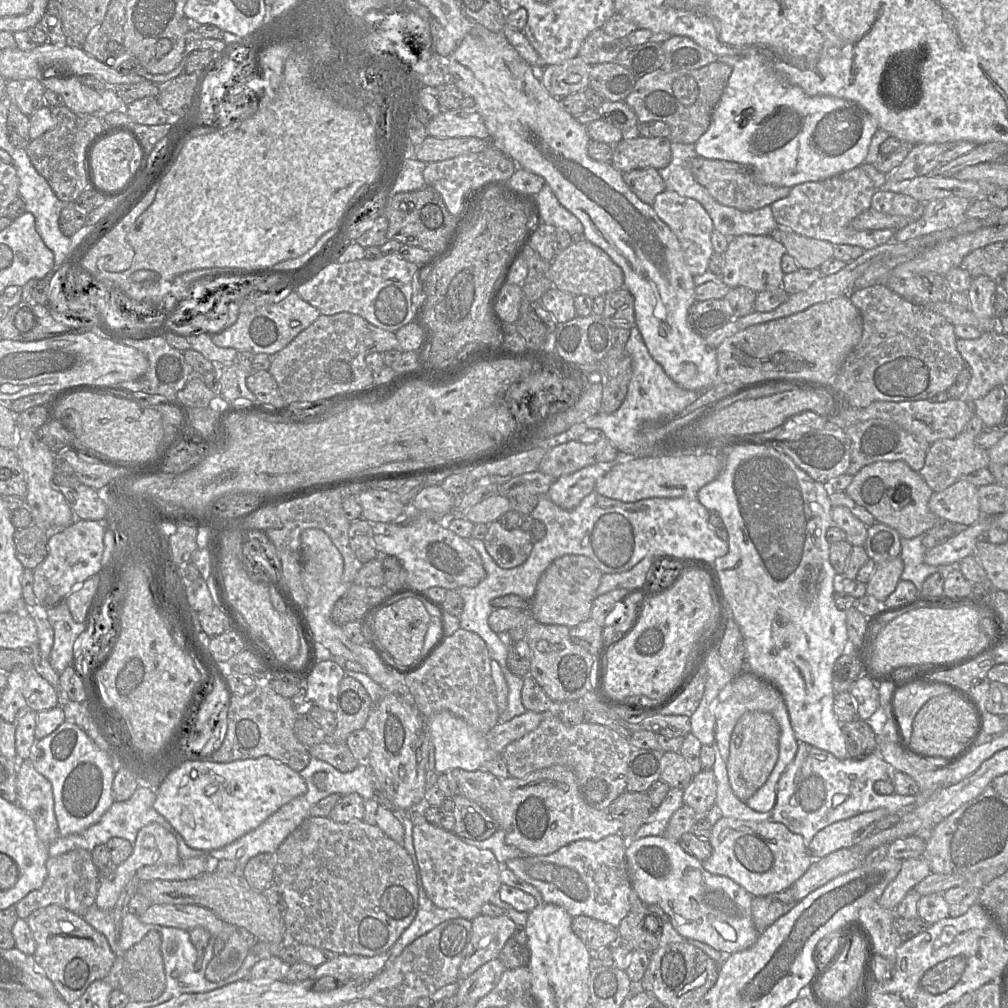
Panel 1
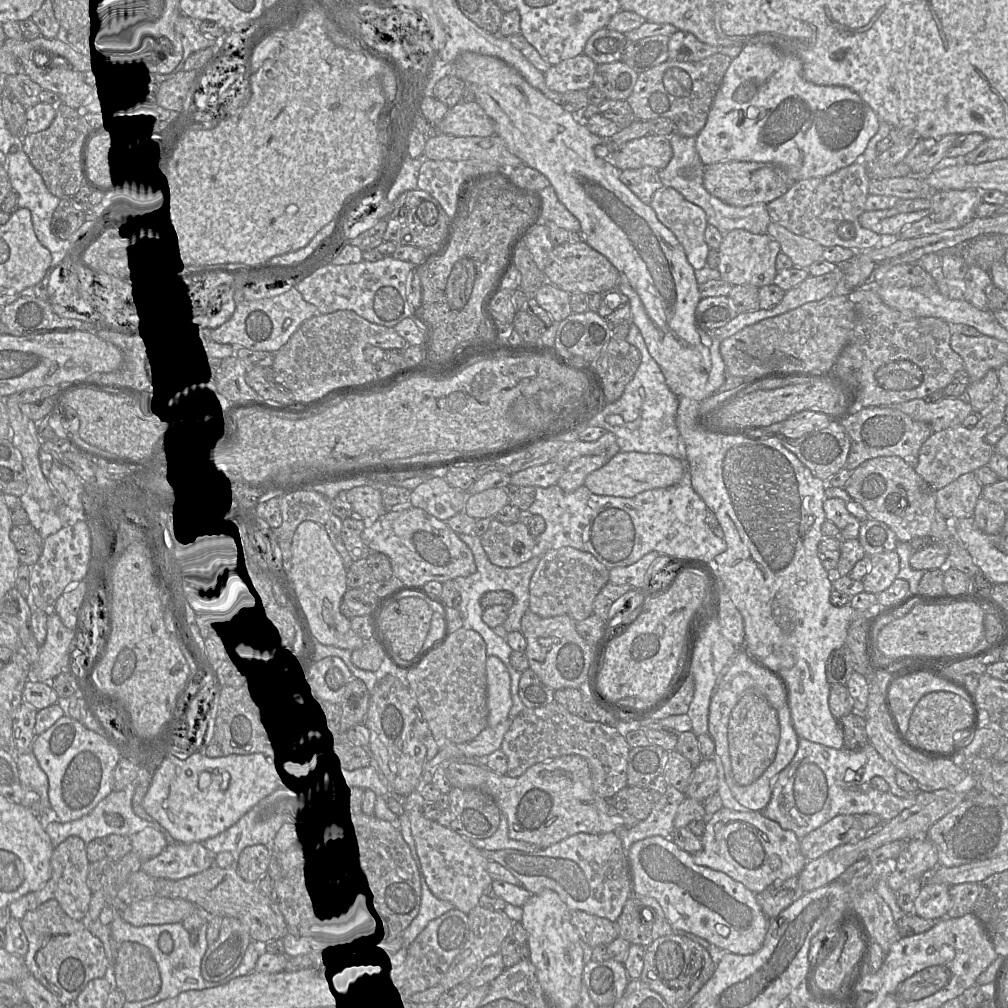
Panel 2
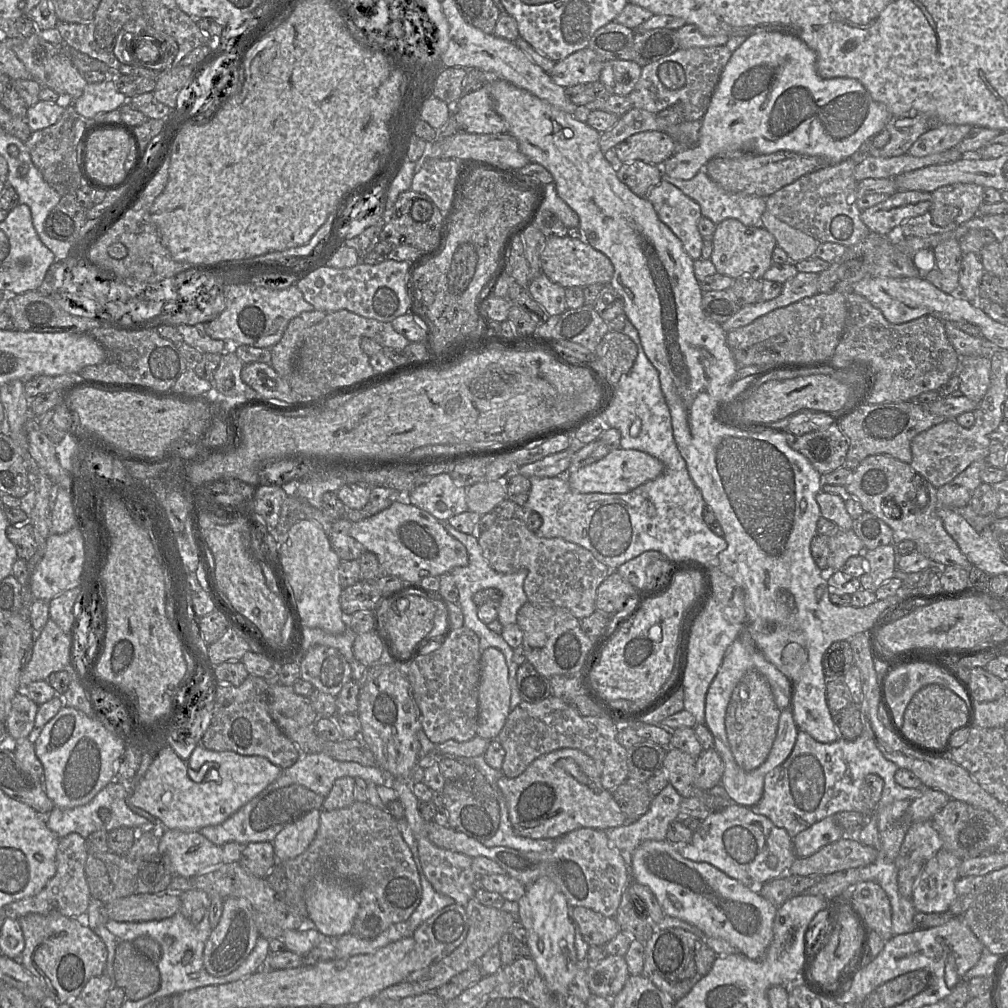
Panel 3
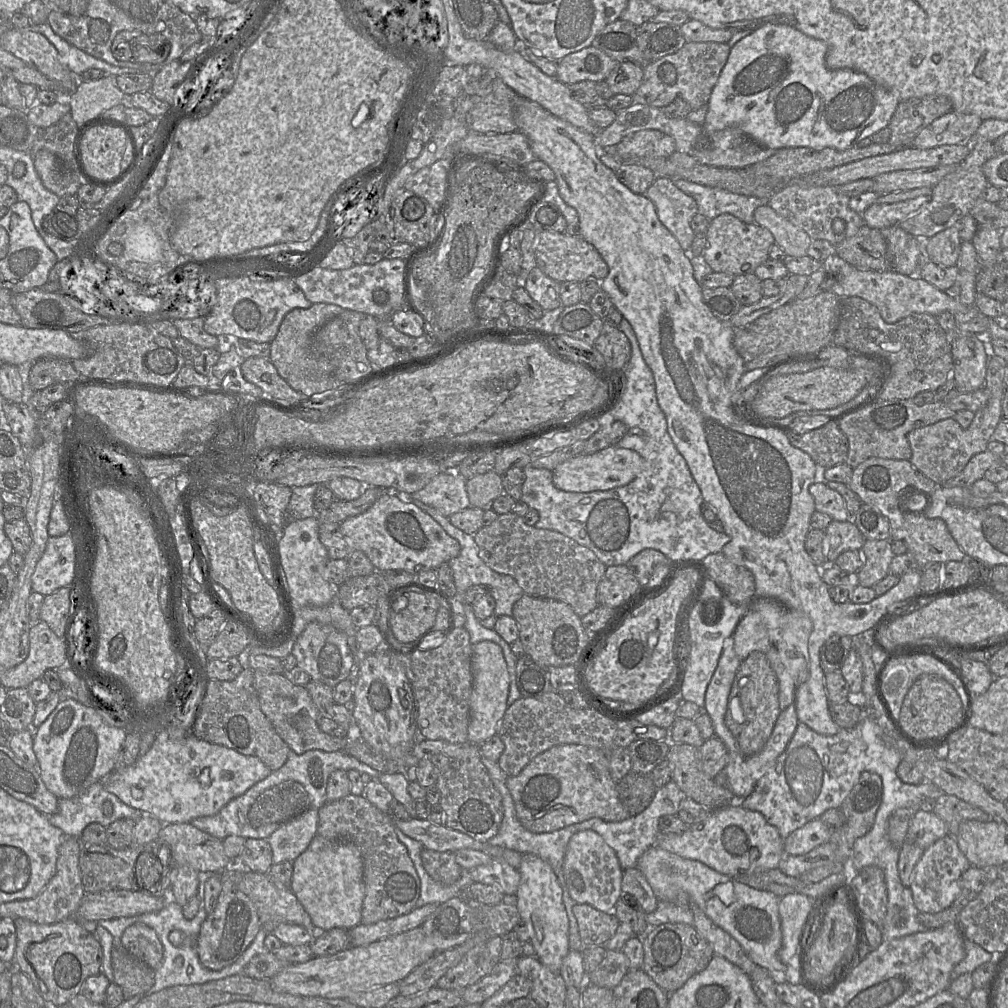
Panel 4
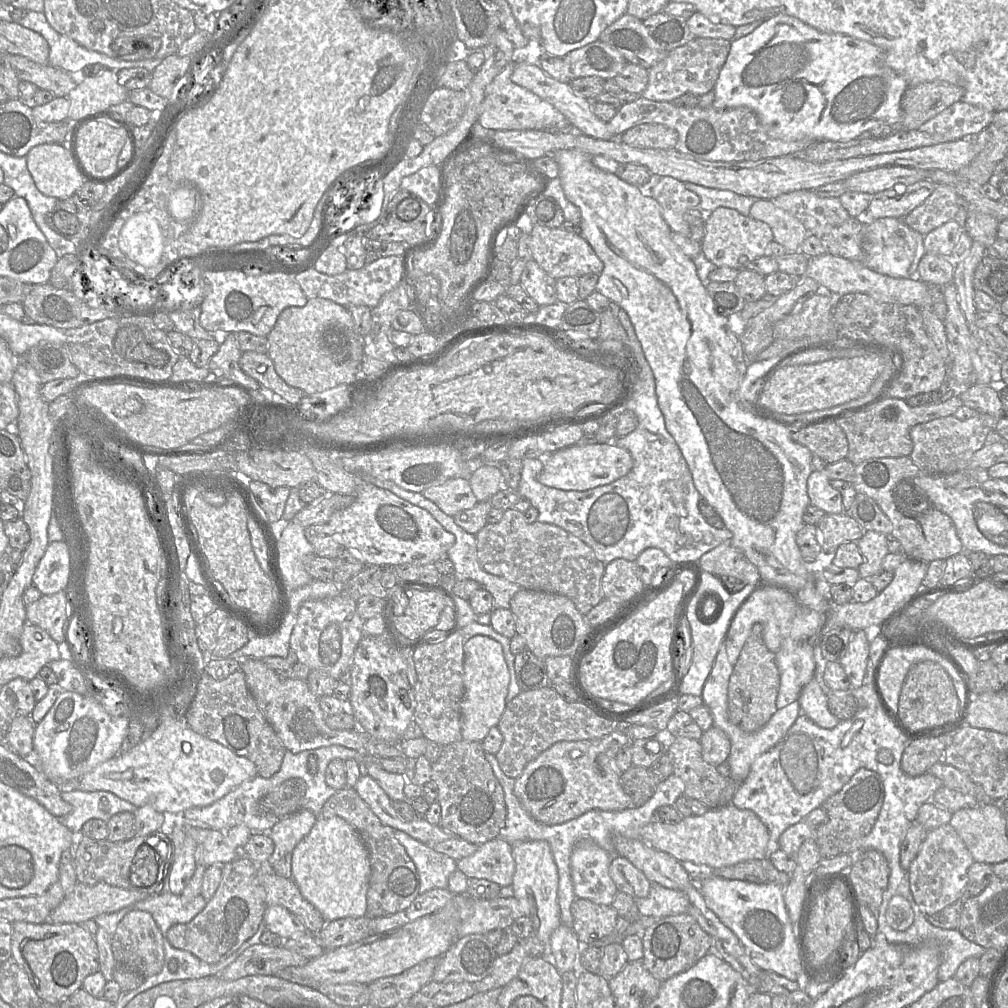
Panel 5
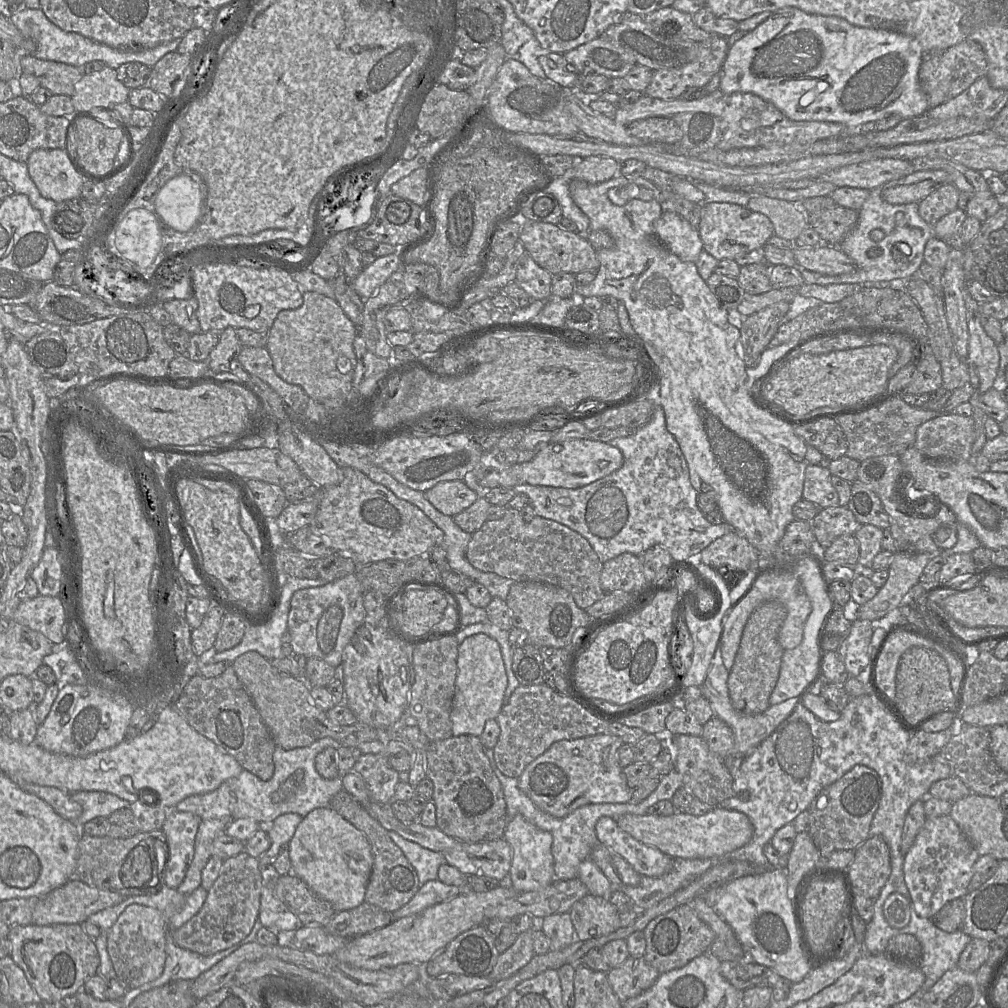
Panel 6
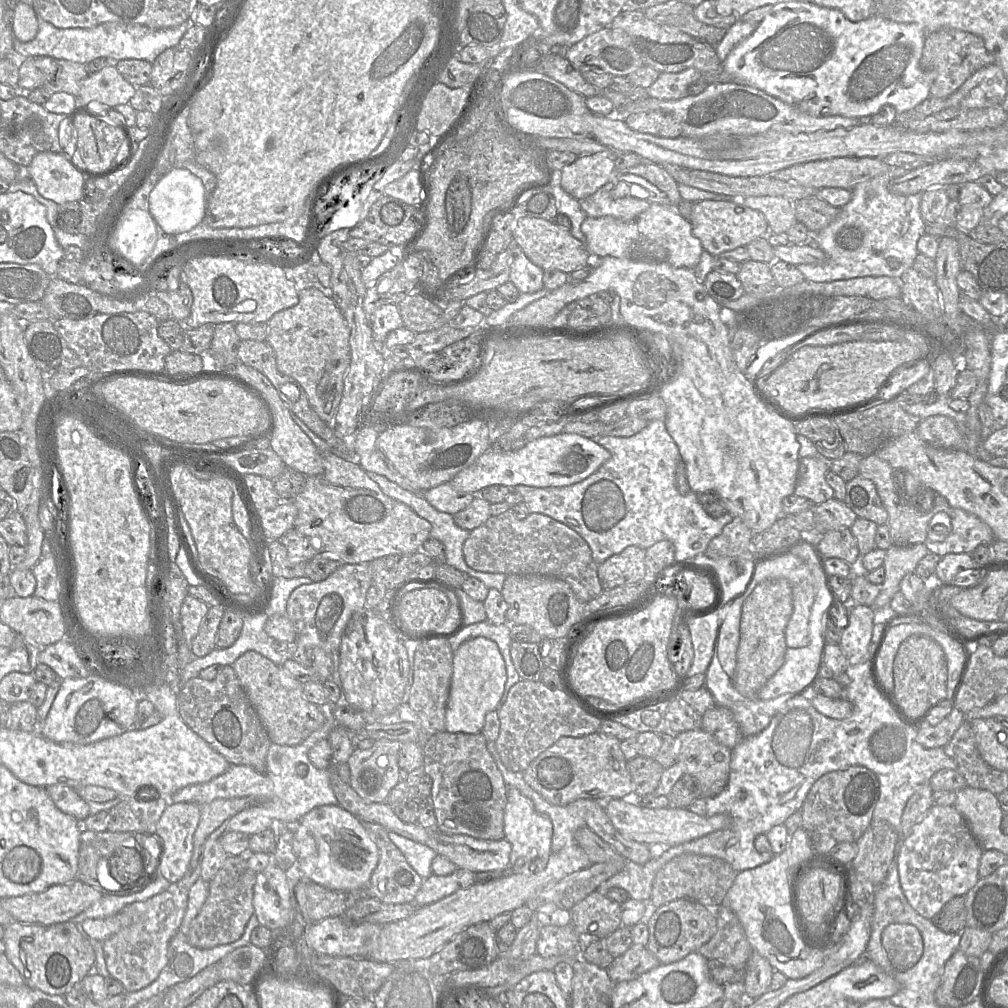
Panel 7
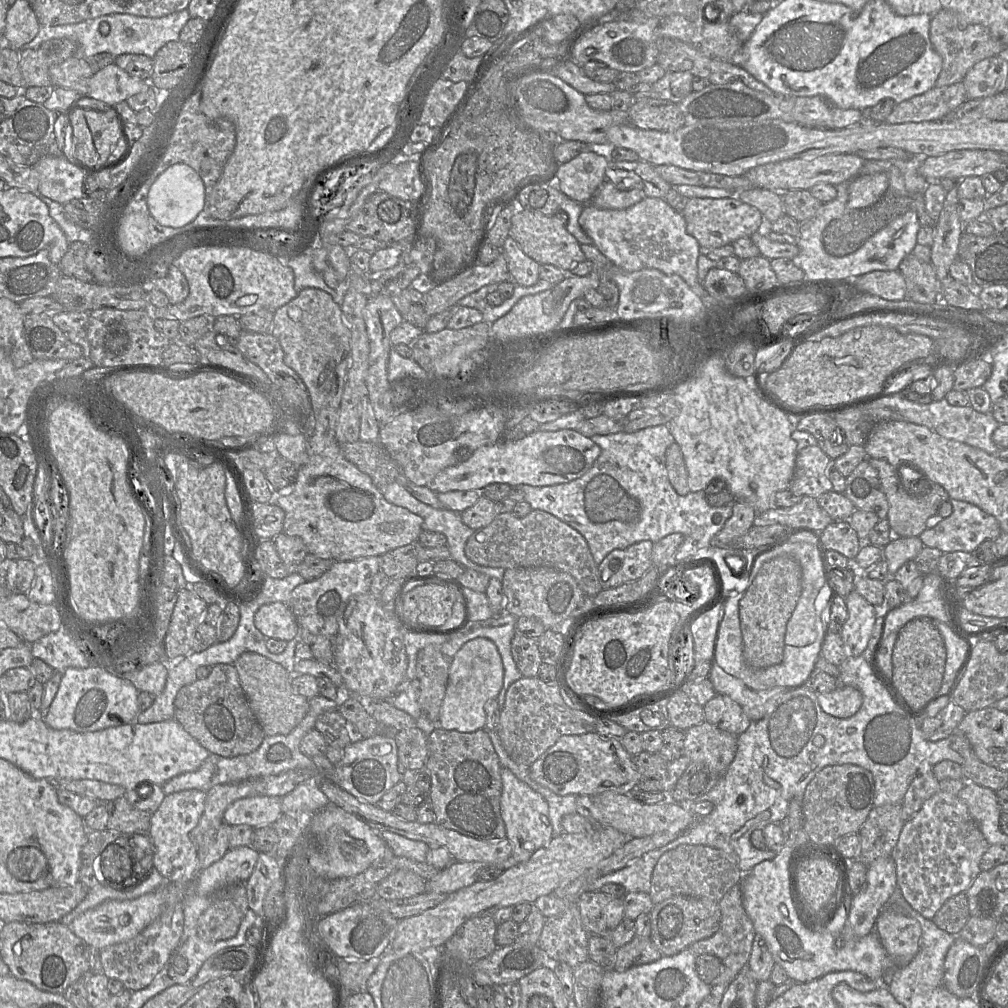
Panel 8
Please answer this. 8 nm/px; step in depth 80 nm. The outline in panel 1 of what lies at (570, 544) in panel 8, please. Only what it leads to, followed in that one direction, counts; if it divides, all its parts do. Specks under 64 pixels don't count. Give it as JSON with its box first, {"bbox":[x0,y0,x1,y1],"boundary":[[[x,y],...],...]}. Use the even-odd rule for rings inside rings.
{"bbox":[483,520,602,627],"boundary":[[[498,520],[488,524],[483,542],[495,563],[503,569],[523,564],[530,556],[534,545],[530,532],[520,528],[505,529]],[[567,554],[555,559],[539,578],[533,599],[528,600],[530,615],[542,624],[567,627],[588,620],[602,575],[602,571],[587,556]]]}

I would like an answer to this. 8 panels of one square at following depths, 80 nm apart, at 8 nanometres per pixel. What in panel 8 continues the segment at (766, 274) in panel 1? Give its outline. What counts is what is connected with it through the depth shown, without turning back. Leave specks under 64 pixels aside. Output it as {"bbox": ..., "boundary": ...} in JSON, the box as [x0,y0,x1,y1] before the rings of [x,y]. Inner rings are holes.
{"bbox":[682,198,765,249],"boundary":[[[688,198],[682,212],[687,233],[698,240],[702,249],[719,248],[740,238],[750,238],[765,229],[765,219],[755,207],[734,198]]]}

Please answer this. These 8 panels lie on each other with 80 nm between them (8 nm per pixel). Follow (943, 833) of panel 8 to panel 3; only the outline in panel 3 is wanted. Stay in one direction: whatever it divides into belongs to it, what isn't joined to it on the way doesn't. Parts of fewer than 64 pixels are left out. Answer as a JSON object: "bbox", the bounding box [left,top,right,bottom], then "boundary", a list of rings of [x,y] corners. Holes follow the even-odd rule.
{"bbox":[912,848,961,913],"boundary":[[[941,848],[924,864],[912,895],[916,911],[939,913],[949,910],[956,899],[955,883],[961,862],[956,855]]]}

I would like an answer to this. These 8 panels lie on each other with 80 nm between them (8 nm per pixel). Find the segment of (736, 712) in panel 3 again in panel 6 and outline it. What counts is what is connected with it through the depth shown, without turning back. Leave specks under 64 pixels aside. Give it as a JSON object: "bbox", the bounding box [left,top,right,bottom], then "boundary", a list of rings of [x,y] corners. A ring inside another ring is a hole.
{"bbox":[728,600,787,714],"boundary":[[[768,600],[757,606],[745,624],[735,663],[728,678],[729,696],[733,708],[743,714],[764,712],[776,686],[784,649],[779,643],[779,632],[786,619],[787,609],[778,600]]]}

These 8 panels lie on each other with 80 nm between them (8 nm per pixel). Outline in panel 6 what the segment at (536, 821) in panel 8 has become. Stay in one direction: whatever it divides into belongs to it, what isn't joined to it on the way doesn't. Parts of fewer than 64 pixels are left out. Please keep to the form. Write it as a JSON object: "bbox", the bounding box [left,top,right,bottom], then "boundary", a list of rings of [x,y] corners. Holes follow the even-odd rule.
{"bbox":[503,814,557,893],"boundary":[[[518,814],[508,820],[503,839],[512,848],[509,874],[512,886],[518,893],[537,891],[550,885],[553,881],[557,881],[555,879],[554,859],[551,851],[553,836],[550,832],[539,829]]]}

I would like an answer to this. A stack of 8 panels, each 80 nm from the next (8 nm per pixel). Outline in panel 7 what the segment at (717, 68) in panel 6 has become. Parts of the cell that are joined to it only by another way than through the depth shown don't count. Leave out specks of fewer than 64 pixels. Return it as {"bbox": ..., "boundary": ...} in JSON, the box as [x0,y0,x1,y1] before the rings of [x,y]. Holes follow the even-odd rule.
{"bbox":[647,68,701,100],"boundary":[[[688,68],[678,73],[660,73],[647,89],[648,96],[659,100],[676,100],[686,96],[690,85],[701,79],[701,73]]]}

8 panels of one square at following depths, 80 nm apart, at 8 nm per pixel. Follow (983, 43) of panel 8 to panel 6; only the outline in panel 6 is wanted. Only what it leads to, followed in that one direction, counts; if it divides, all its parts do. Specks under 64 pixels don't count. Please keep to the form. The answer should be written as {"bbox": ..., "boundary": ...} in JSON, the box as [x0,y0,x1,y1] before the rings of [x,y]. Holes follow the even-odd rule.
{"bbox":[919,40,987,109],"boundary":[[[965,40],[944,51],[924,54],[919,68],[919,80],[932,109],[958,96],[973,82],[987,73],[987,56],[981,45]]]}

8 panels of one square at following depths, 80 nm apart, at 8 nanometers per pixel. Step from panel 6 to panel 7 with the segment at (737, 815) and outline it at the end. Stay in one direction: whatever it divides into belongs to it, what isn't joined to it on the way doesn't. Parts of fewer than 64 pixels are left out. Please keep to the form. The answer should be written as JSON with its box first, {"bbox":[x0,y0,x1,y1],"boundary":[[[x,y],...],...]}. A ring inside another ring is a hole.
{"bbox":[603,792,731,858],"boundary":[[[634,792],[621,799],[610,799],[603,804],[604,810],[614,827],[627,839],[648,845],[652,858],[659,857],[666,849],[674,847],[709,833],[724,830],[731,824],[731,817],[725,814],[699,816],[688,808],[669,806],[647,808],[639,803]]]}

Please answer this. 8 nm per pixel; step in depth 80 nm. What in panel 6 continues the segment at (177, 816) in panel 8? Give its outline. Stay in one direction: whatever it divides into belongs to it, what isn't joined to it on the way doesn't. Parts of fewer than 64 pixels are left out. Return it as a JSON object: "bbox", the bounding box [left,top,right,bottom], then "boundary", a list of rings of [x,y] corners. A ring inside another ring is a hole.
{"bbox":[162,811,200,889],"boundary":[[[169,811],[162,826],[167,842],[164,882],[177,889],[183,881],[194,856],[195,838],[200,818],[190,812]]]}

